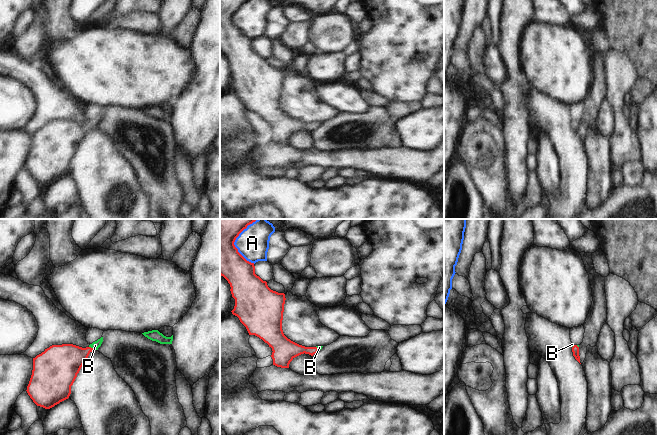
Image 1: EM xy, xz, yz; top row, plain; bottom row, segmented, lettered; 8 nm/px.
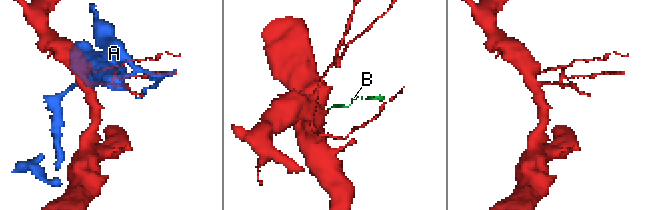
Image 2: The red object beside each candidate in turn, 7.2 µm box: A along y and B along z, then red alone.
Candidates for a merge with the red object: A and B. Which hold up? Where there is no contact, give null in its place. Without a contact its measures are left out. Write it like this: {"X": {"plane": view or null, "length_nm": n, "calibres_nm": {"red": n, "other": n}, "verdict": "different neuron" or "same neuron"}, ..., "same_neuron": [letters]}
{"A": {"plane": "xz", "length_nm": 320, "calibres_nm": {"red": 280, "other": 260}, "verdict": "different neuron"}, "B": {"plane": "xy", "length_nm": 60, "calibres_nm": {"red": 280, "other": 70}, "verdict": "same neuron"}, "same_neuron": ["B"]}

